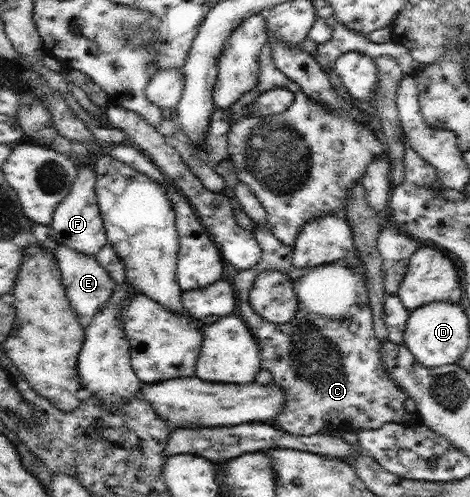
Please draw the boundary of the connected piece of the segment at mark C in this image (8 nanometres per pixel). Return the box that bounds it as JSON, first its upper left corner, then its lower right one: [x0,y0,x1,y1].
[233,226,420,436]

